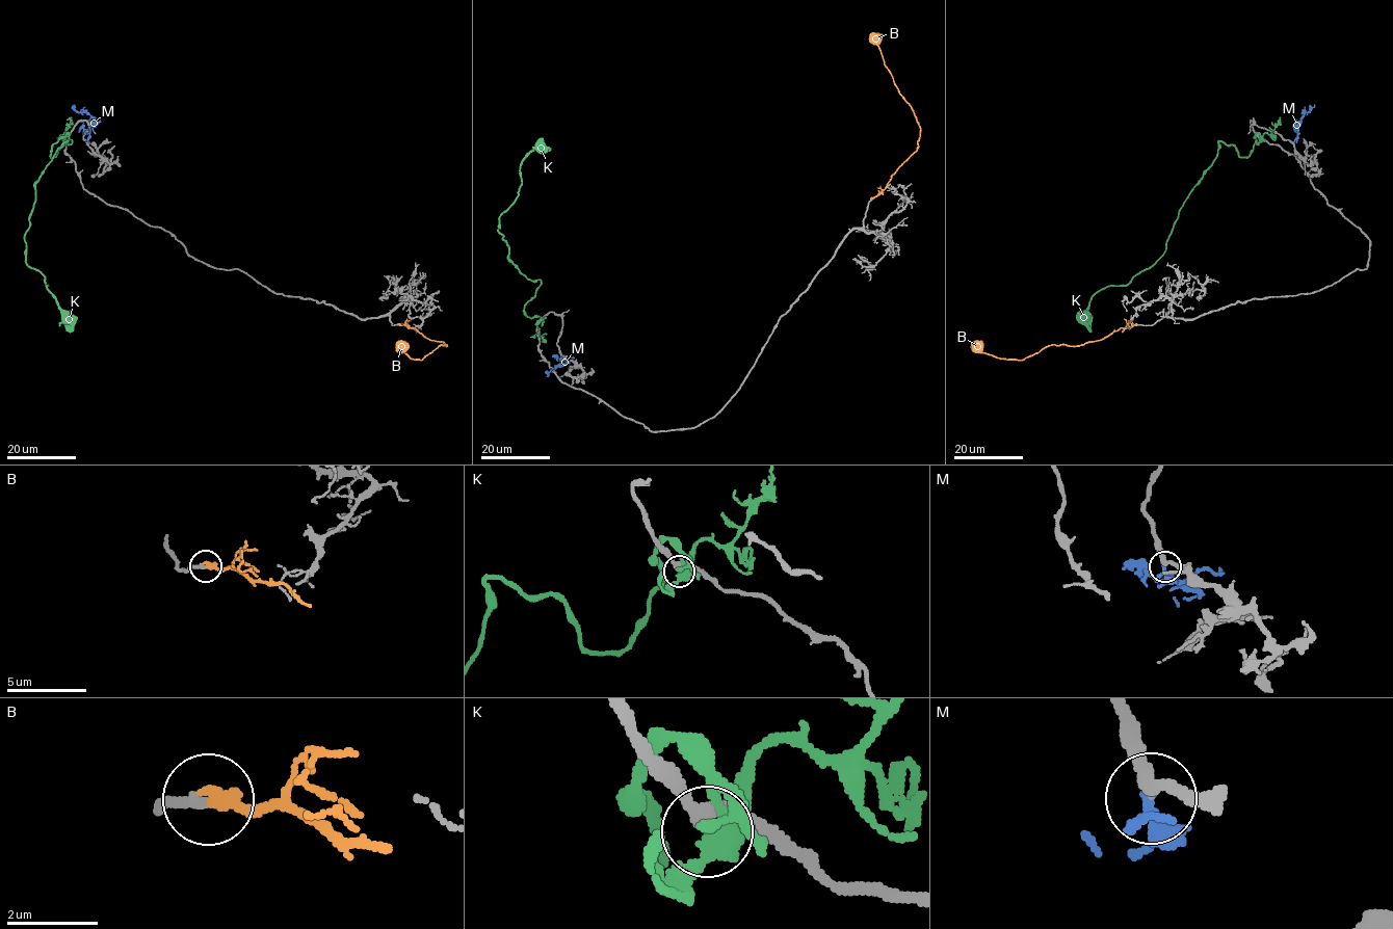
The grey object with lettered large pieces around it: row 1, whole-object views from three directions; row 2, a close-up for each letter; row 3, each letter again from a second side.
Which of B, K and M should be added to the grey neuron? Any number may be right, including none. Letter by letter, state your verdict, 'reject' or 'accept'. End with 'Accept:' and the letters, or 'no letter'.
B: accept
K: reject
M: reject
Accept: B

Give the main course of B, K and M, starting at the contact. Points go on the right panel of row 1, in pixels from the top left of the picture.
B: (1136, 324), (1084, 344), (1050, 345), (1021, 360), (983, 353), (982, 345), (974, 340)
K: (1260, 139), (1258, 133), (1247, 157), (1219, 141), (1164, 254), (1126, 285), (1092, 296), (1091, 332)
M: (1294, 139), (1300, 118), (1314, 104)

